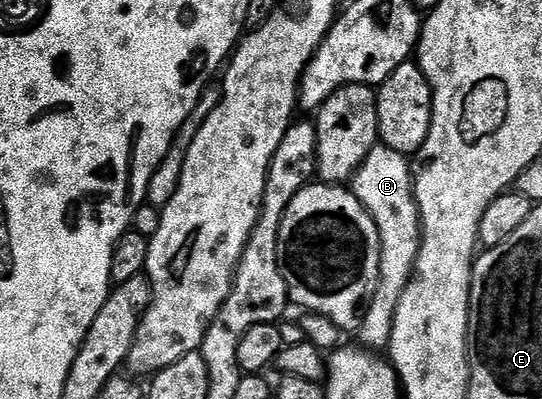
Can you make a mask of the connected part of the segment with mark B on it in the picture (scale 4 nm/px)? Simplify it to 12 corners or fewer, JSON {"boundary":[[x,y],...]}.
{"boundary":[[372,148],[350,191],[380,235],[359,343],[384,350],[420,253],[413,165]]}

